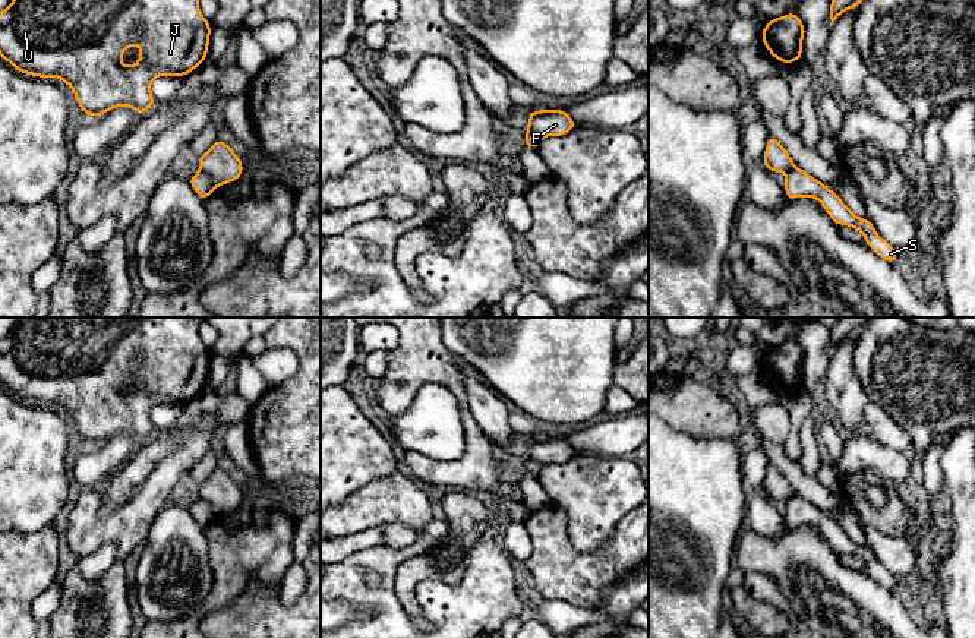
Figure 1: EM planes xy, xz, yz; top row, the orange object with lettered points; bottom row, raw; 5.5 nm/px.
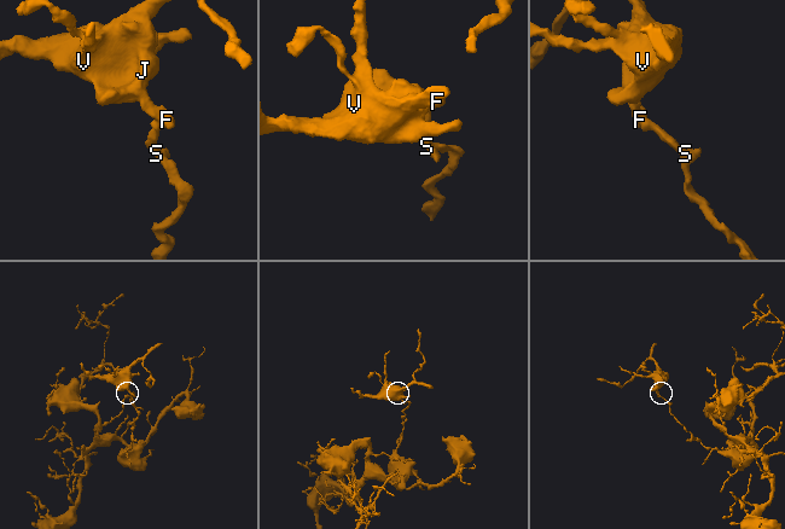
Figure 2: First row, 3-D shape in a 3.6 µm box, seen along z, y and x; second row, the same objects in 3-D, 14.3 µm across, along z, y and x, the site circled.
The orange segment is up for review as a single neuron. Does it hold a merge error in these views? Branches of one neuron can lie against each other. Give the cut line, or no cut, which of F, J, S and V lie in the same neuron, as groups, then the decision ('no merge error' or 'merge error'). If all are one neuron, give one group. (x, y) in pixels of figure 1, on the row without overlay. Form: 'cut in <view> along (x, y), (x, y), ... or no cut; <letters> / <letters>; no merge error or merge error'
cut in xy along (199, 498), (205, 499), (215, 514); F J V / S; merge error

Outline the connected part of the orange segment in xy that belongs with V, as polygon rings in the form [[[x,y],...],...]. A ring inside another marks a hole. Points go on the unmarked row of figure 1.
[[[19,318],[12,331],[0,339],[0,385],[9,389],[18,399],[38,405],[59,405],[70,414],[81,439],[91,445],[100,445],[116,435],[130,435],[139,443],[155,433],[151,420],[151,410],[158,404],[186,404],[193,399],[205,386],[211,364],[209,348],[199,337],[199,325],[206,318]],[[138,373],[141,383],[133,394],[123,394],[123,380]]]

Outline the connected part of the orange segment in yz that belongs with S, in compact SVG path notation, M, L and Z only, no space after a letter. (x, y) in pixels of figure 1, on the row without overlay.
M793 495L785 505L785 521L789 527L814 525L826 537L836 553L849 553L858 558L867 574L889 591L897 585L896 575L878 563L871 549L856 544L824 511L818 509L807 499Z

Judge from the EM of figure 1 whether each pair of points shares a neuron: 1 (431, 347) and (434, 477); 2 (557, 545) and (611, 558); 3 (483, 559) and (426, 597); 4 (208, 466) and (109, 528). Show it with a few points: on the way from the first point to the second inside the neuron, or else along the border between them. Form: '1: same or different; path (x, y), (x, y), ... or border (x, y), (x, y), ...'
1: same; path (454, 384), (461, 395), (472, 429), (470, 455)
2: same; path (570, 558), (573, 561), (598, 561)
3: same; path (477, 577), (457, 597), (444, 597)
4: different; border (210, 449), (189, 471)

